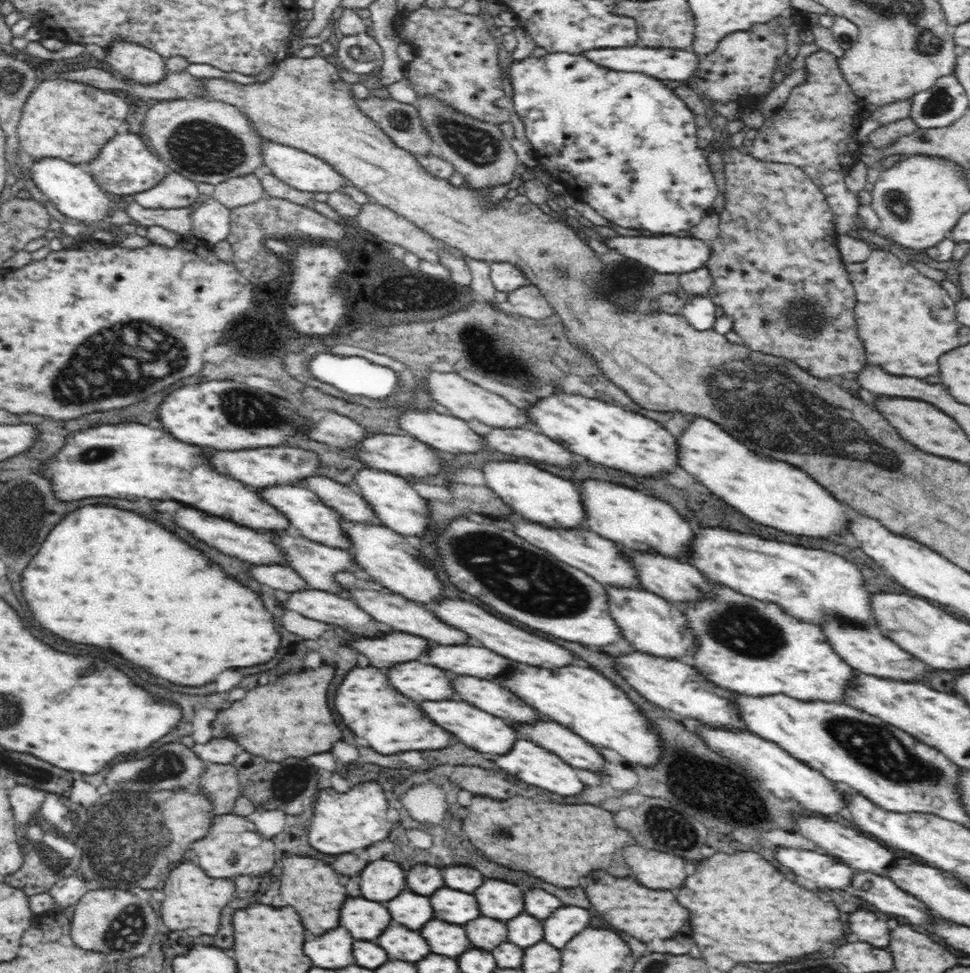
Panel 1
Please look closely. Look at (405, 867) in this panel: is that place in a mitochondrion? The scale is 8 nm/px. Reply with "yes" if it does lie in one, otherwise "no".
no

